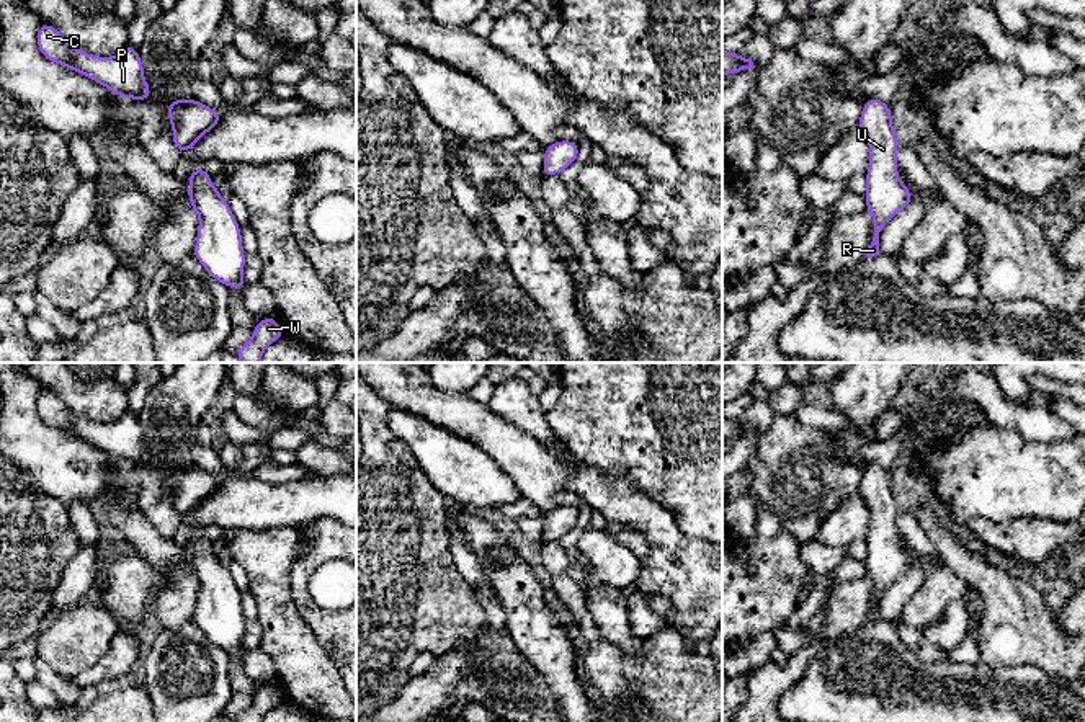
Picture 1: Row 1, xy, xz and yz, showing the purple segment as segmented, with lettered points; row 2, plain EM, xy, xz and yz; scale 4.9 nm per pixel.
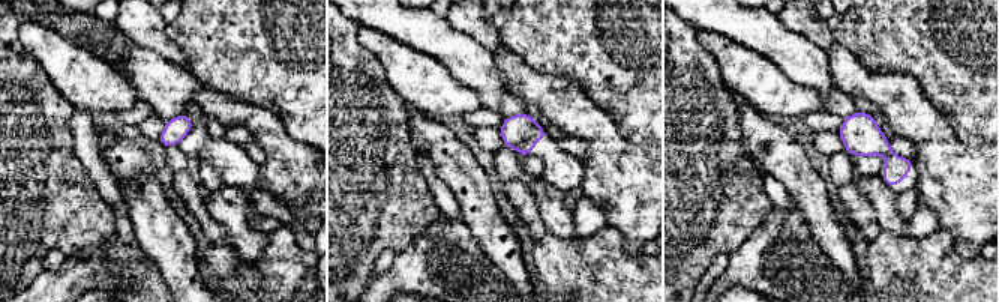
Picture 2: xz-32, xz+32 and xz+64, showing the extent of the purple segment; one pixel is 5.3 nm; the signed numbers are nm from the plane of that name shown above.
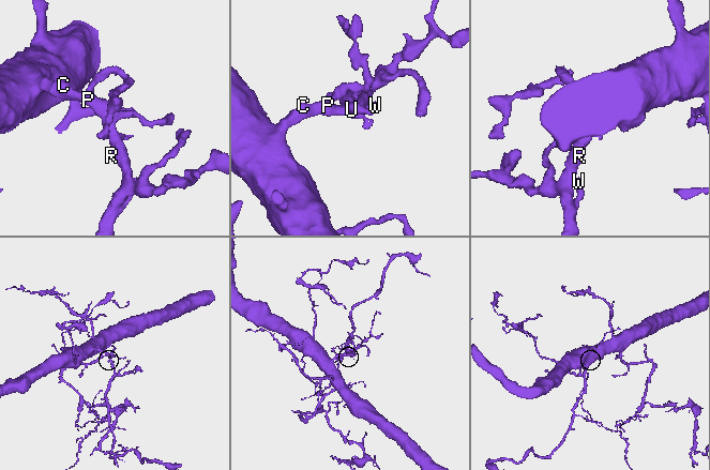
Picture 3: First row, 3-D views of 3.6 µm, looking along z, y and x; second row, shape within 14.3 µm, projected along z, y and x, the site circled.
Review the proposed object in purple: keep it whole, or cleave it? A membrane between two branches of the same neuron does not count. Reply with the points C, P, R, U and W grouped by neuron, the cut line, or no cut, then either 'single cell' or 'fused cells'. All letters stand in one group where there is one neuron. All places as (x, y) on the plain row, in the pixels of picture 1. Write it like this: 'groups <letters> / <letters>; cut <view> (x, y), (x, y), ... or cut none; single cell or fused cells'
groups C P R U W; cut none; single cell

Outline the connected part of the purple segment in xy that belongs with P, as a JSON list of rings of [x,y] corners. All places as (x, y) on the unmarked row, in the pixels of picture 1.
[[[42,389],[36,402],[39,418],[74,438],[106,452],[119,464],[152,466],[144,431],[131,408],[118,421],[98,423],[77,417],[54,392]]]

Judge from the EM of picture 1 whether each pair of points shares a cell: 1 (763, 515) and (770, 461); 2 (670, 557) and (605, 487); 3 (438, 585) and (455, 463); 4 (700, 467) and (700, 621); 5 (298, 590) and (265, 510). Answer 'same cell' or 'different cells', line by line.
1: different cells
2: same cell
3: different cells
4: different cells
5: different cells

